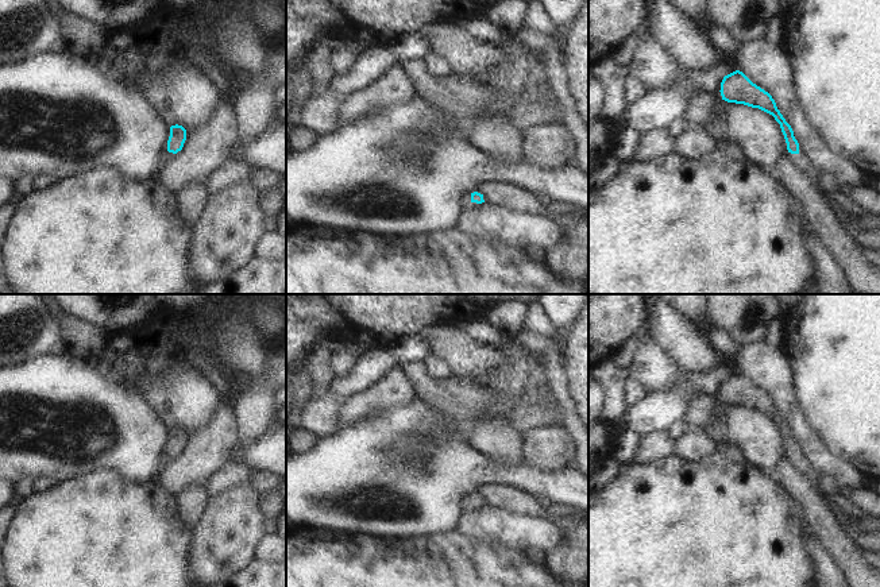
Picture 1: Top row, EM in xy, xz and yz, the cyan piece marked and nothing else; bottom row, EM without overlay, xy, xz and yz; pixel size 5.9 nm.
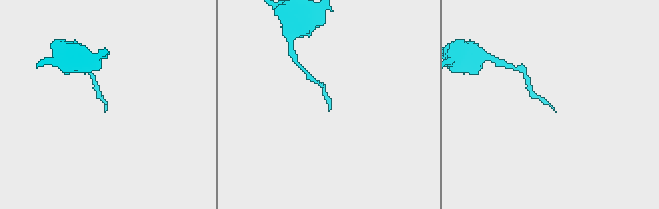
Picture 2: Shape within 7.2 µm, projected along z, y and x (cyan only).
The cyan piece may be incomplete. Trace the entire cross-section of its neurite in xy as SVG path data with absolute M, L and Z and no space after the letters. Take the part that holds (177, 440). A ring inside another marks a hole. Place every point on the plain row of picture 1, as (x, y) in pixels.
M171 428L170 429L170 439L167 443L167 456L162 460L159 470L157 474L153 476L151 480L158 480L161 471L167 467L167 464L178 455L182 452L184 445L186 443L186 432L182 428Z

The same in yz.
M736 372L723 379L719 394L722 402L727 405L744 406L772 417L780 426L781 435L784 437L788 452L787 457L799 471L818 482L821 474L811 466L810 462L799 456L799 445L794 439L794 433L777 412L775 402L768 394L753 386L740 372Z

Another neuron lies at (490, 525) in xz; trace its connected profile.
M467 505L456 533L480 544L525 552L530 548L549 551L563 544L561 533L547 518L529 518L493 505Z

